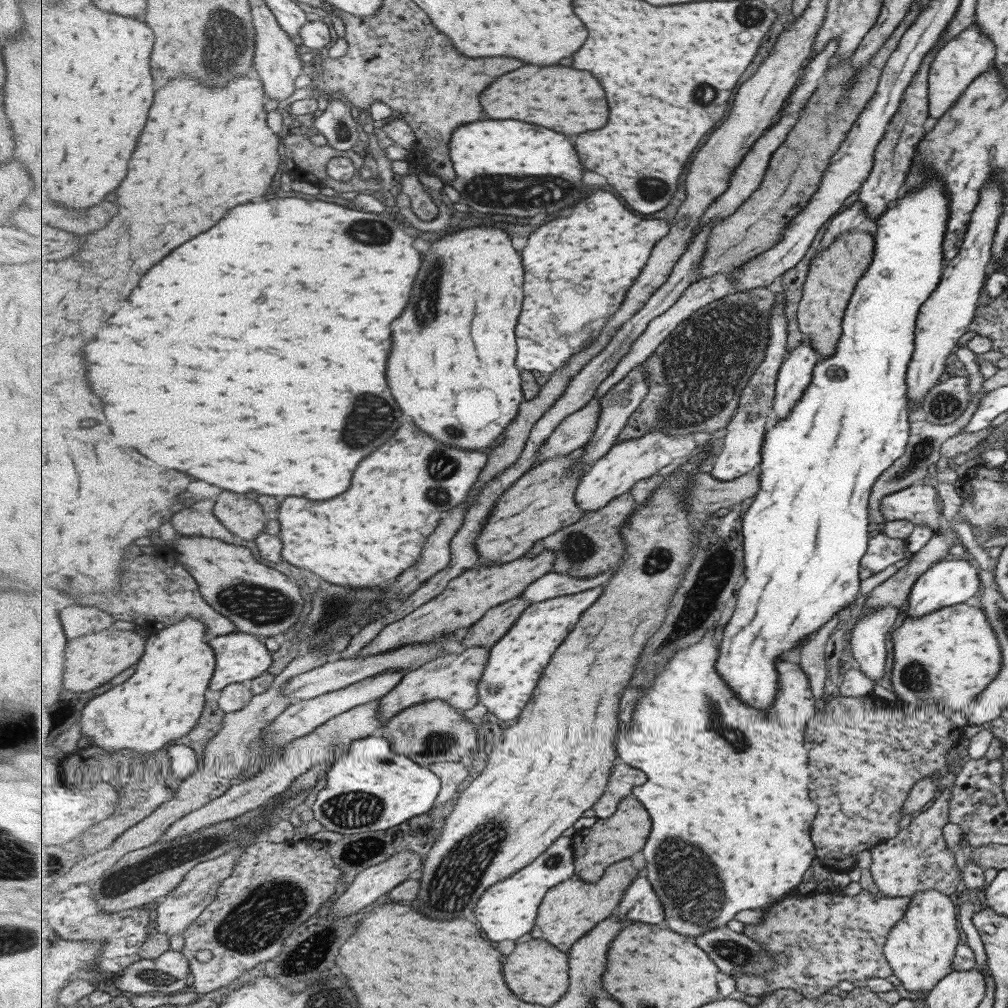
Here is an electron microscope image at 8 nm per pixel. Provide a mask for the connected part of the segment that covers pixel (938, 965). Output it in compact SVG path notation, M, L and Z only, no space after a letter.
M935 890L915 892L909 896L909 904L901 920L890 928L882 954L889 964L891 974L897 978L906 992L926 995L943 976L951 972L956 945L959 943L959 930L953 903L948 895Z

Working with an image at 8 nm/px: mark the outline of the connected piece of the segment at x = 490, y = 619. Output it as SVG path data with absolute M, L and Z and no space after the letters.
M513 598L504 604L491 608L483 618L465 631L463 643L466 648L477 645L495 646L521 618L521 614L532 603L525 598Z

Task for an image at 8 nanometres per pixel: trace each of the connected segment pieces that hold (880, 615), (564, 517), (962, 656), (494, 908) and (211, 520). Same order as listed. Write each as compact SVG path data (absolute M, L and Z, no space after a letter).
M881 608L873 610L873 612L867 612L863 616L858 616L857 622L855 622L852 630L850 630L849 644L854 658L855 665L859 670L863 672L865 678L869 680L879 680L885 674L883 668L885 668L885 660L887 660L887 646L885 646L885 640L887 640L887 634L891 632L891 625L893 624L897 609L895 608Z
M569 454L555 456L528 470L520 481L517 480L503 494L475 542L479 552L478 565L495 565L517 560L525 556L538 541L579 522L586 515L587 512L579 507L575 499L575 490L592 466L575 469L573 466L578 464L578 460L571 458Z
M973 602L941 608L921 618L907 616L890 634L890 640L893 649L891 690L895 698L908 706L930 705L947 712L966 711L1001 670L997 638L983 609Z
M563 836L551 844L550 848L539 856L539 860L531 864L531 868L523 868L519 876L511 876L511 880L503 880L503 884L495 884L495 888L487 892L487 896L483 896L475 912L487 936L495 942L503 942L503 940L517 940L529 934L535 928L537 914L547 892L551 891L553 886L575 876L577 868L573 854L574 838Z
M203 500L191 508L185 508L179 512L179 516L173 516L171 523L178 536L205 536L223 540L229 544L235 542L235 535L214 513L215 502Z

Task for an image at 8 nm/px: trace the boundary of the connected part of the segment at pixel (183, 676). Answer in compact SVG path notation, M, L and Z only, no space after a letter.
M187 617L151 634L146 639L145 655L137 663L134 673L125 682L97 695L95 700L85 705L79 724L84 736L88 738L87 742L115 753L123 749L135 750L149 759L155 751L169 747L175 740L191 733L205 710L207 688L217 667L215 649L206 637L207 625L195 617Z

